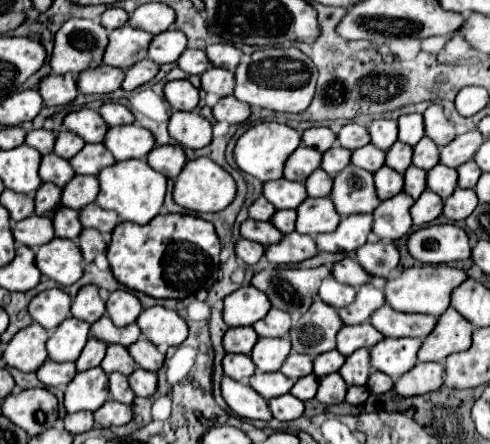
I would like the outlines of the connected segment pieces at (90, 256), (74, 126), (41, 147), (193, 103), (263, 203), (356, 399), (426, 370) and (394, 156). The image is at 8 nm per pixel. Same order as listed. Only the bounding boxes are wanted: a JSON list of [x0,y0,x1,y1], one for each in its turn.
[[78,228,108,264],[64,108,108,142],[26,128,56,156],[164,80,200,111],[250,196,276,220],[346,386,370,406],[394,362,444,398],[386,142,412,174]]

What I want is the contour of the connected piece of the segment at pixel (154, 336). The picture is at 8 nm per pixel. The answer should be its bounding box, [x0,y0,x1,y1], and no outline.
[136,306,188,354]

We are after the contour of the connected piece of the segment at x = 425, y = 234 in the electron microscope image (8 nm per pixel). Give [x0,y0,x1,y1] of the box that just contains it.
[408,224,472,264]

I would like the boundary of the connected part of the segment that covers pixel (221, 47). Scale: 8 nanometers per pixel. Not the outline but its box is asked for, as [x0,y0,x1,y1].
[206,44,242,70]

